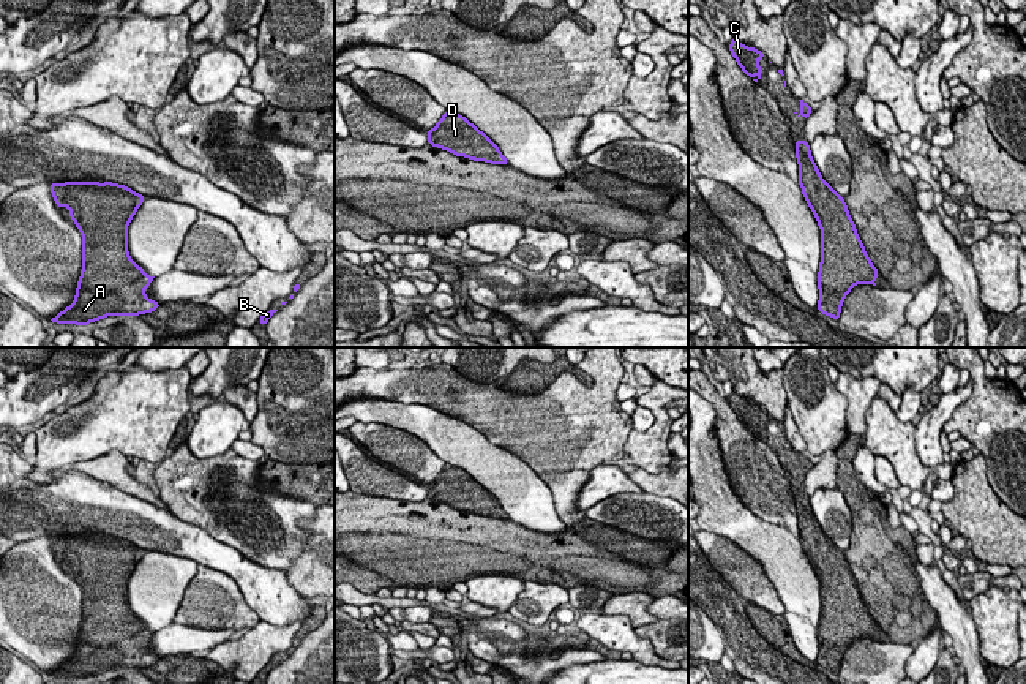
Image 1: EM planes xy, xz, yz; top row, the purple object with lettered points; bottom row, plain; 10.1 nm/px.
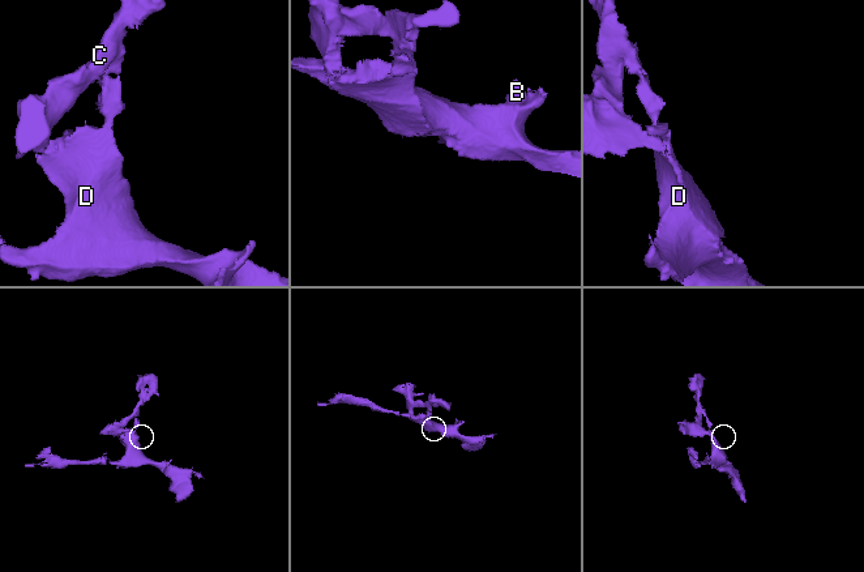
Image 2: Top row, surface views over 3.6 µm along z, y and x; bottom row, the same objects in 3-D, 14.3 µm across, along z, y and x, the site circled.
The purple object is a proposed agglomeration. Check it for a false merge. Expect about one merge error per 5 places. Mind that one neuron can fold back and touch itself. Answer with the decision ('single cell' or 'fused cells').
single cell

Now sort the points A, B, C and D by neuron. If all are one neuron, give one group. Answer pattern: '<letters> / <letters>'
A B C D

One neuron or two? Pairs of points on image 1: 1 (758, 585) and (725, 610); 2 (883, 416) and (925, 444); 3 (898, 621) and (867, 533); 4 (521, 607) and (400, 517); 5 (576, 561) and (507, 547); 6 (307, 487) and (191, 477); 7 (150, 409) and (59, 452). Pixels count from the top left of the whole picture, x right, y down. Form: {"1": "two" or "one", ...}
{"1": "two", "2": "two", "3": "one", "4": "two", "5": "one", "6": "two", "7": "one"}

